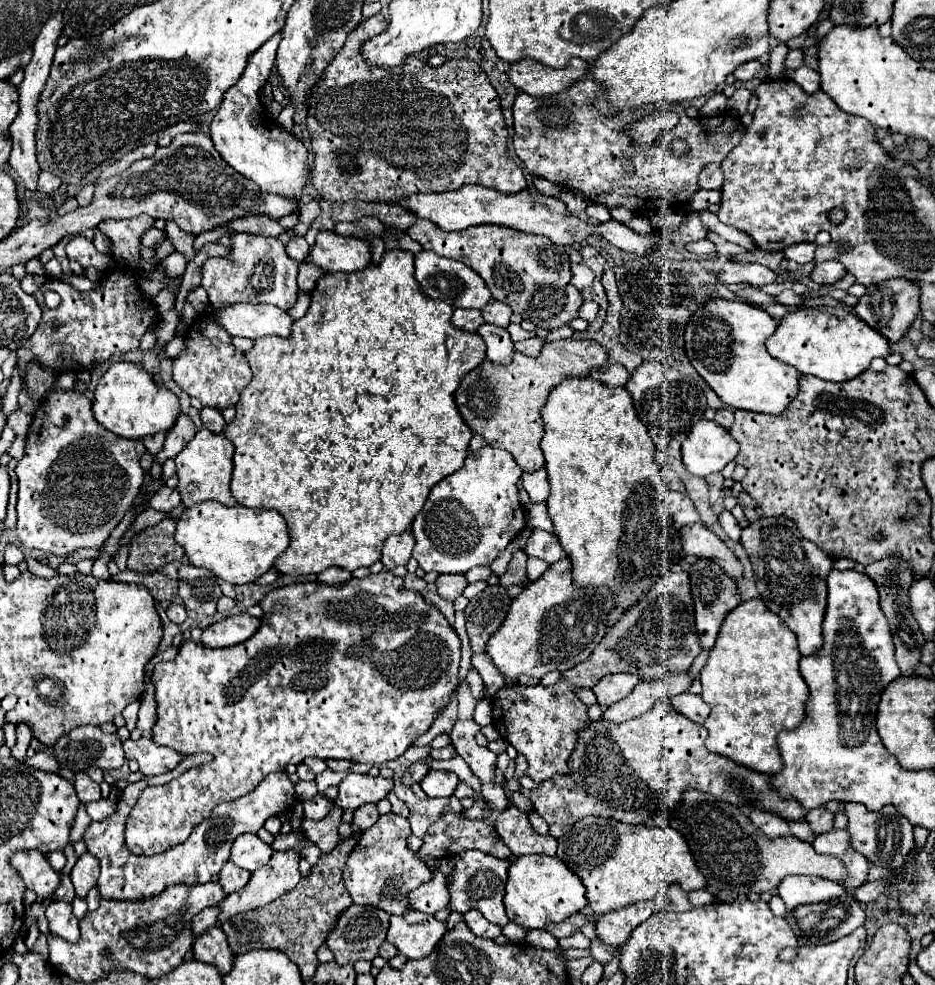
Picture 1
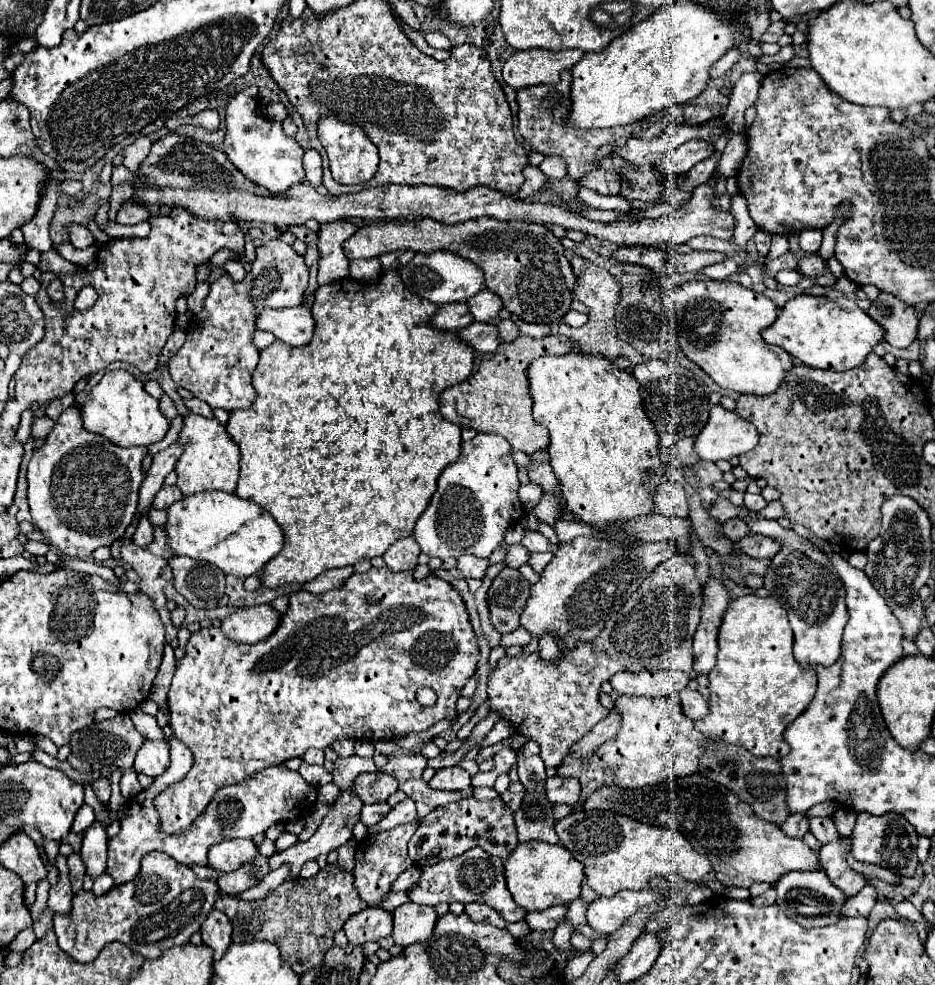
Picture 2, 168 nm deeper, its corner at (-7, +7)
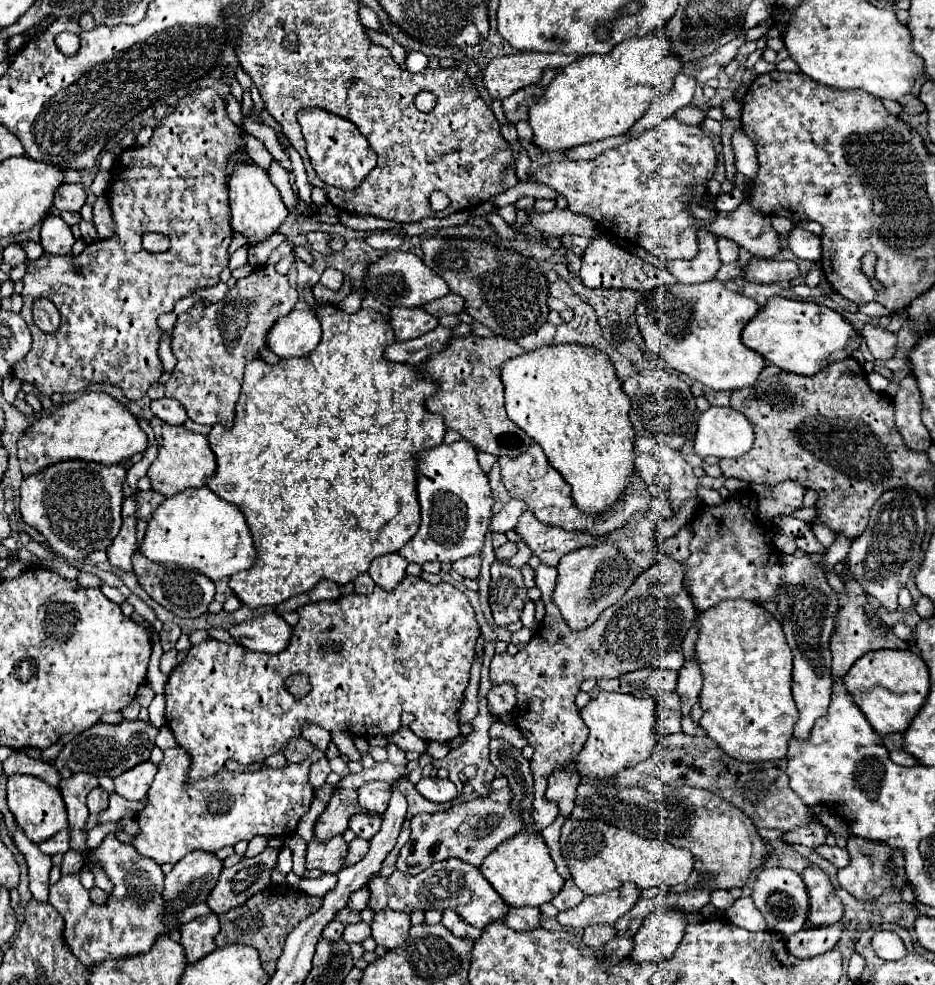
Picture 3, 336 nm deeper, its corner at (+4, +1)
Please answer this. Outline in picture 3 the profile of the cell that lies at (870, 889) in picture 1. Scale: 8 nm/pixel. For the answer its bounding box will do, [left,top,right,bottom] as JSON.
[784,922,842,958]

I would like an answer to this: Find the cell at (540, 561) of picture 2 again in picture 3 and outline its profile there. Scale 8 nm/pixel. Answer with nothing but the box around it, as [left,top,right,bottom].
[490,558,696,832]

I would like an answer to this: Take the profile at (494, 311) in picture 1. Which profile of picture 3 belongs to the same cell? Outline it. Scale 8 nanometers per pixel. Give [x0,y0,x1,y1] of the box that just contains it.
[422,294,464,318]

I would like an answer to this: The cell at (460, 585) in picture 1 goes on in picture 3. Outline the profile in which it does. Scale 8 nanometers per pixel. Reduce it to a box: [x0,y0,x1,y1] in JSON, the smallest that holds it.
[452,556,480,578]

